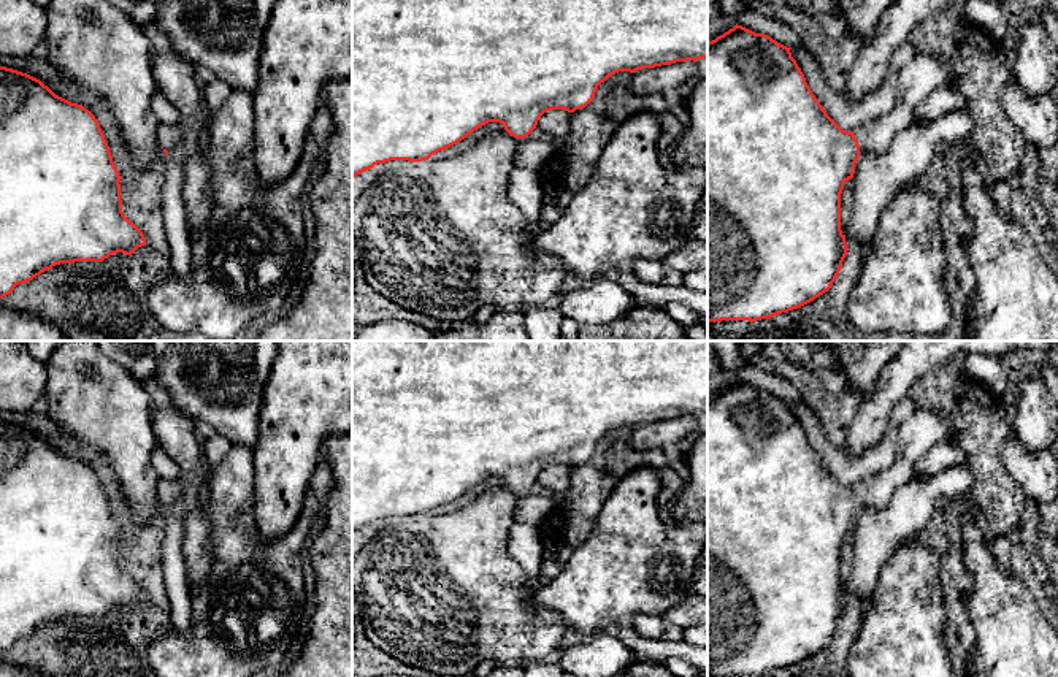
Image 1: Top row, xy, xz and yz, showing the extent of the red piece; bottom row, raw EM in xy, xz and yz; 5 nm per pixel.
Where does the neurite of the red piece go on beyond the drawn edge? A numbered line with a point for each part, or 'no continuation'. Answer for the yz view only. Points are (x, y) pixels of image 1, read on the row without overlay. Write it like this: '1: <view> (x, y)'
1: yz (923, 428)

